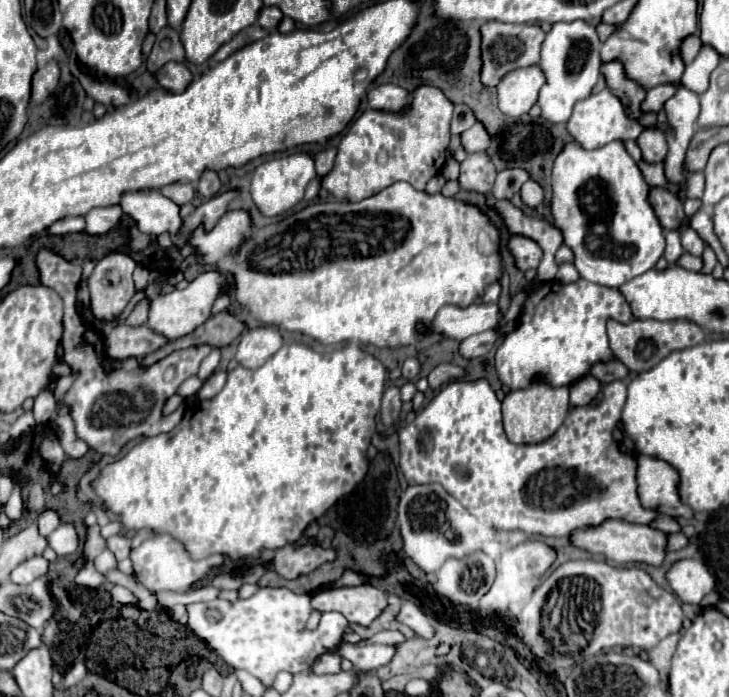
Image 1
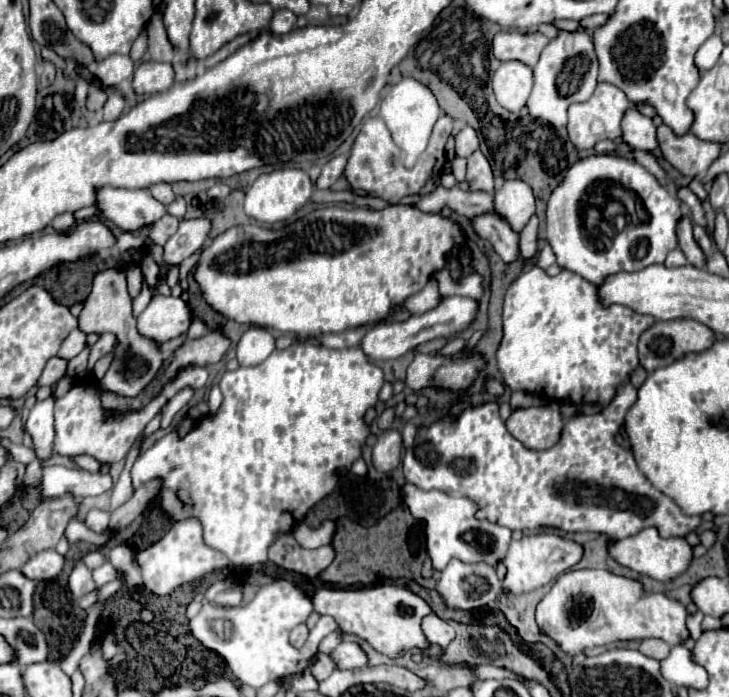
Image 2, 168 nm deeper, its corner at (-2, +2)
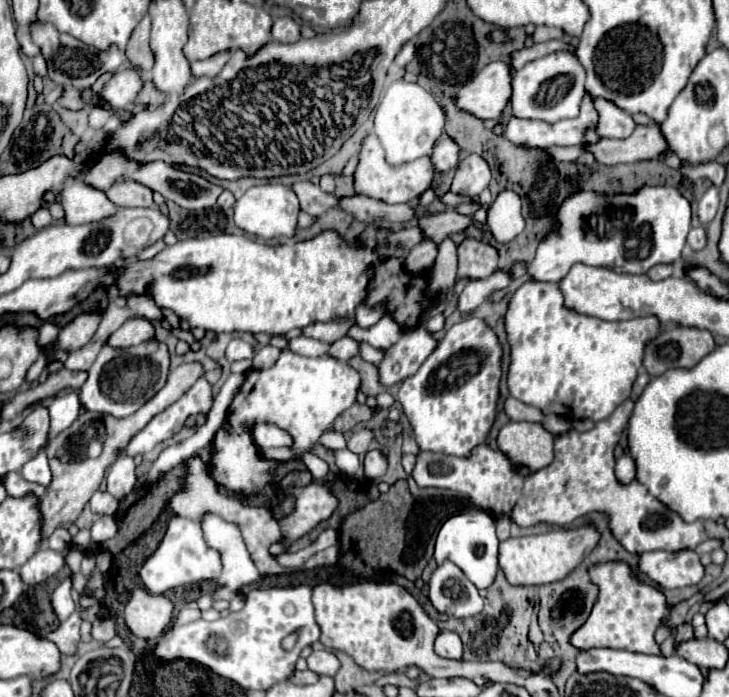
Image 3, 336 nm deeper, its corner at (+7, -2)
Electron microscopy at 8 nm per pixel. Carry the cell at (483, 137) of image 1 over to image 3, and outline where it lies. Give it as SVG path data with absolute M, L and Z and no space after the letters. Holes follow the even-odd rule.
M444 138L432 152L432 166L434 170L440 172L448 172L452 168L458 166L458 154L460 154L460 146L456 144L456 140L452 138Z

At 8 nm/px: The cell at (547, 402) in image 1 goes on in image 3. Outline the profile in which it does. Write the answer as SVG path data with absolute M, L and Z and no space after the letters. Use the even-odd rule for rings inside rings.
M508 422L498 434L498 448L514 462L540 470L554 458L554 436L538 422Z

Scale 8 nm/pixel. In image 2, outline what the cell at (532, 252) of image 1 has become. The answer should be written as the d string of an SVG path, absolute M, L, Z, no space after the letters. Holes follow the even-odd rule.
M493 212L471 218L471 226L479 238L489 240L493 244L495 252L503 258L503 262L513 262L519 256L519 250L517 250L519 234L515 234L509 228L509 224L505 224Z

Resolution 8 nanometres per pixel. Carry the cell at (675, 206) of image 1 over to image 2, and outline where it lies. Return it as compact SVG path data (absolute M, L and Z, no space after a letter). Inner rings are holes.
M685 214L685 218L681 218L681 226L677 228L677 236L679 236L679 248L681 248L683 254L687 256L689 264L693 264L693 266L697 266L697 268L705 268L707 256L703 254L703 250L699 248L699 244L697 244L695 238L693 238L691 222L689 222L689 216L687 216L687 214Z

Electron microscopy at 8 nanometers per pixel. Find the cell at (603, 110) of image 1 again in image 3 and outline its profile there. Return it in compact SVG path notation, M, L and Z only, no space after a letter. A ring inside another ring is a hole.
M590 94L584 96L580 106L580 116L560 120L556 124L534 122L534 120L518 120L512 118L506 124L506 138L514 144L528 148L550 148L550 146L576 146L584 142L586 130L596 130L598 114L594 108L594 100Z

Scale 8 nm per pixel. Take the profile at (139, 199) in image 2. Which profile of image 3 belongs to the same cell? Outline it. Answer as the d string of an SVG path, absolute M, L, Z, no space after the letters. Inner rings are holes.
M74 180L62 190L60 204L66 210L66 224L88 224L110 218L118 206L108 200L102 190L88 186L86 182Z

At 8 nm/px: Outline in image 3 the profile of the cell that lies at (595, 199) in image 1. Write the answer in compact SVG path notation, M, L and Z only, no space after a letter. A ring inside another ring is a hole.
M642 186L634 194L612 196L596 190L576 190L556 210L556 228L538 244L528 274L534 280L560 282L578 262L604 266L618 274L646 274L656 264L680 260L690 216L690 202L672 186Z

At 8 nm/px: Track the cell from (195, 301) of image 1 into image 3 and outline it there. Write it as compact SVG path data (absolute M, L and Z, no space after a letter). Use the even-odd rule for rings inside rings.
M130 318L116 332L110 334L108 344L118 346L118 348L130 348L130 346L138 346L152 338L154 338L154 324L150 320Z

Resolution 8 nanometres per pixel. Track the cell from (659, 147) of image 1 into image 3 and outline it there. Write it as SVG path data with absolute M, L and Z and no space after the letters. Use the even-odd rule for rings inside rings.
M594 98L596 110L600 114L600 122L596 132L602 138L628 138L632 130L636 128L636 122L632 116L624 110L620 110L616 104L604 100L604 98Z

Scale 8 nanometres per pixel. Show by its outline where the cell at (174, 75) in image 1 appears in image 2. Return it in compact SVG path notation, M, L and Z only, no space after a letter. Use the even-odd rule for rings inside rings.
M143 62L133 74L133 90L139 96L151 96L173 86L173 68L163 62Z

